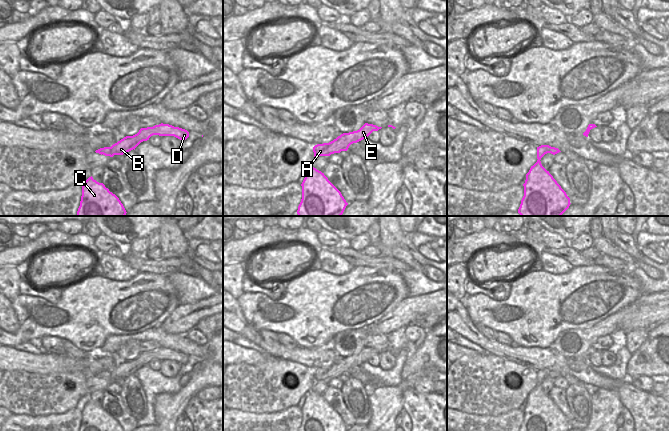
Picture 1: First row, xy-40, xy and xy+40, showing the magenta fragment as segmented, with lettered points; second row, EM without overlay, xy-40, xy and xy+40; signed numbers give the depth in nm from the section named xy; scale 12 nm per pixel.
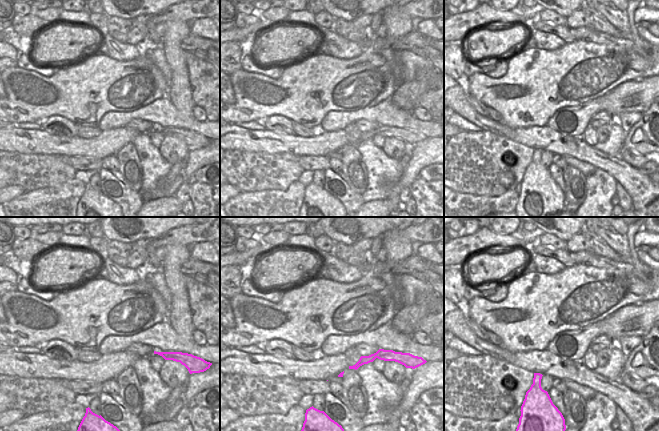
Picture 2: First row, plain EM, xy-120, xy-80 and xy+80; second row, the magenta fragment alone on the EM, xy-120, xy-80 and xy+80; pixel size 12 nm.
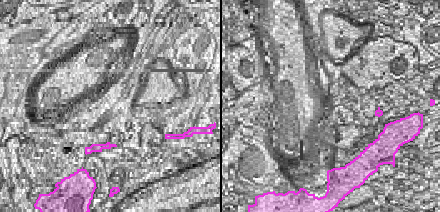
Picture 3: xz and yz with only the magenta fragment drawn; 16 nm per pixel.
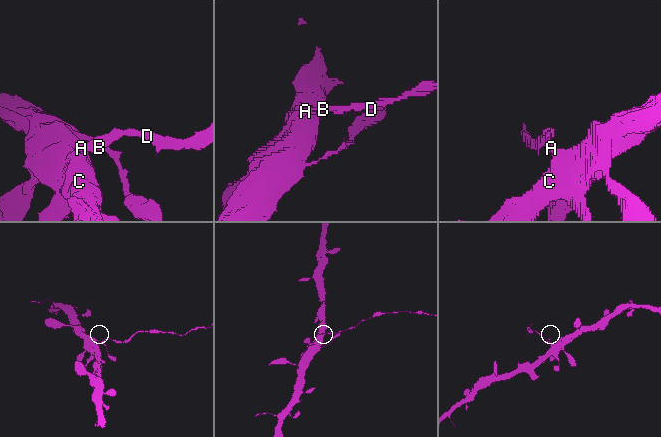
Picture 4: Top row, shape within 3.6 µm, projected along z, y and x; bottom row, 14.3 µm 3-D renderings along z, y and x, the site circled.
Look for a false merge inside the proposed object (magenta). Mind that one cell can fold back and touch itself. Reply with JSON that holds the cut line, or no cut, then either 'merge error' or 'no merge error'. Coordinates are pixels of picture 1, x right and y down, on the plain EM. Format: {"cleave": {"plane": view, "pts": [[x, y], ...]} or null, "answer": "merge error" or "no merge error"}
{"cleave": {"plane": "xy", "pts": [[323, 367], [330, 378]]}, "answer": "merge error"}

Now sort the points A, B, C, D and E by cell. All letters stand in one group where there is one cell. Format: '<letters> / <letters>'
A C / B D E

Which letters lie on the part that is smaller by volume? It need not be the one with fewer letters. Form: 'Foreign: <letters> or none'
Foreign: B, D, E.

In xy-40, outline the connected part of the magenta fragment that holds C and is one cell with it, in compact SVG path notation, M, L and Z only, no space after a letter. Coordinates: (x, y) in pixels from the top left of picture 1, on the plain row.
M89 401L82 410L79 431L124 431L119 422L103 407Z

